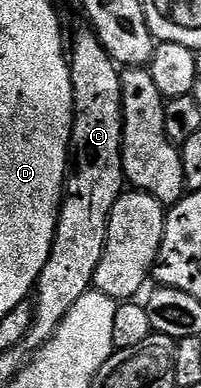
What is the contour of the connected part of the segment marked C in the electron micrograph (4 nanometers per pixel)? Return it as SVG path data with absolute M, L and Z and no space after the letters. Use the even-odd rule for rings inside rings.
M84 25L72 39L70 36L69 62L73 81L73 101L75 102L75 116L71 126L71 146L69 148L73 166L70 168L63 188L64 200L59 209L59 223L55 227L53 249L49 253L49 261L45 261L45 269L41 269L39 274L37 294L33 299L35 321L31 324L29 333L23 338L21 344L22 350L31 351L30 353L38 352L40 347L44 347L51 340L53 333L61 325L61 321L65 321L65 313L73 309L73 305L86 291L92 290L97 265L101 261L101 253L105 253L105 237L111 210L125 191L120 68L108 51L103 48L98 35L87 25Z

